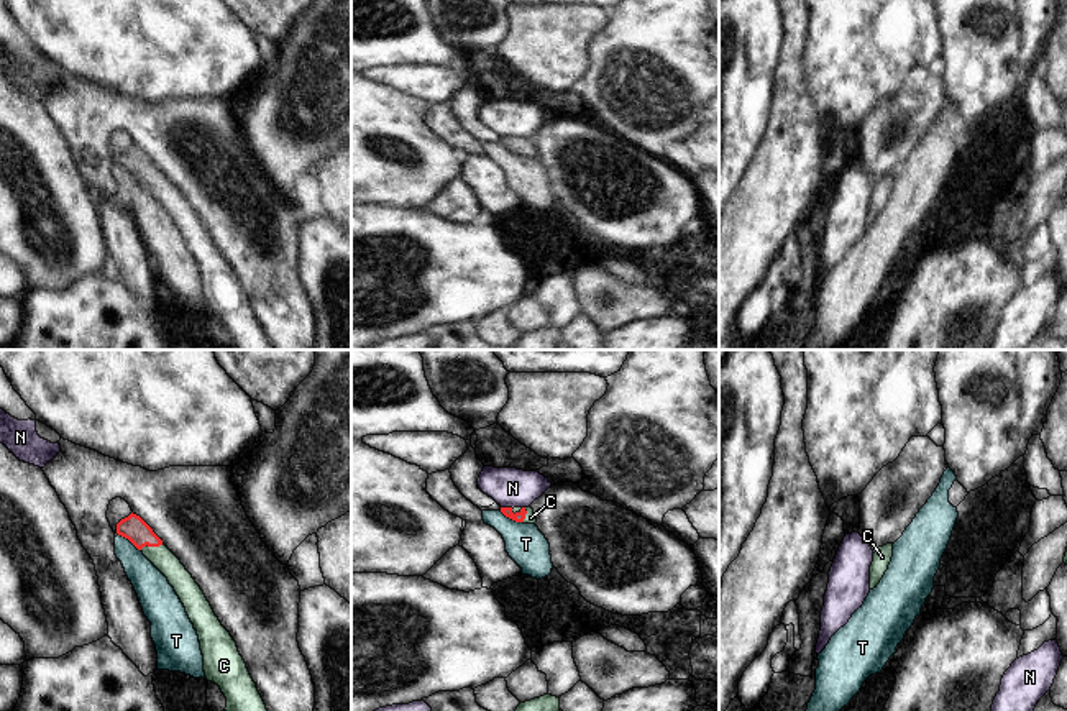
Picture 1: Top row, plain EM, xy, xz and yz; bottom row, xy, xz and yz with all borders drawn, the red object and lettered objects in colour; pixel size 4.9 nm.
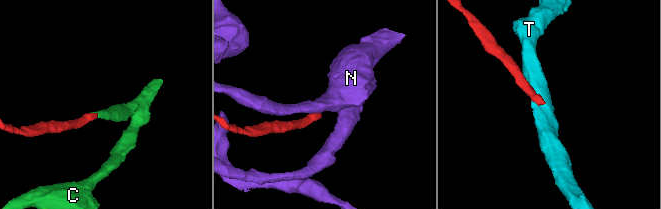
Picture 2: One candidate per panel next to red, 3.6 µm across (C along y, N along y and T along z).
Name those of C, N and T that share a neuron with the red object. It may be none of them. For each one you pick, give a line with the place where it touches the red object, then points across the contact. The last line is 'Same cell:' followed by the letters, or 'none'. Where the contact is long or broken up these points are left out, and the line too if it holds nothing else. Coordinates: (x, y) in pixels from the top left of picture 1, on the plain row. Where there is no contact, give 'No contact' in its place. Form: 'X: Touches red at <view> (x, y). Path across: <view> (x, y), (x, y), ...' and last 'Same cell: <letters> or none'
C: Touches red at xz (524, 142). Path across: xz (508, 143), (524, 142), (531, 150)
Same cell: C

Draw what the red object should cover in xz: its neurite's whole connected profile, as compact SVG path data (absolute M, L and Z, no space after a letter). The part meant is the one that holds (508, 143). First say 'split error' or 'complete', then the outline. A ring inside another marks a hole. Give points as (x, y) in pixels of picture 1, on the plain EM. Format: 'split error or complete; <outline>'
split error; M529 138L529 140L501 140L501 144L515 153L515 154L524 154L524 156L535 156L537 154L537 149L534 146L534 141Z

